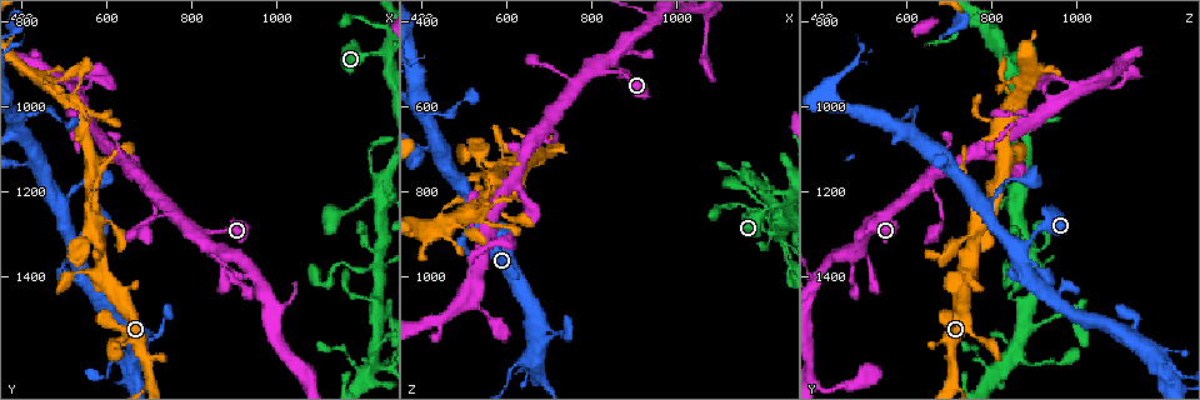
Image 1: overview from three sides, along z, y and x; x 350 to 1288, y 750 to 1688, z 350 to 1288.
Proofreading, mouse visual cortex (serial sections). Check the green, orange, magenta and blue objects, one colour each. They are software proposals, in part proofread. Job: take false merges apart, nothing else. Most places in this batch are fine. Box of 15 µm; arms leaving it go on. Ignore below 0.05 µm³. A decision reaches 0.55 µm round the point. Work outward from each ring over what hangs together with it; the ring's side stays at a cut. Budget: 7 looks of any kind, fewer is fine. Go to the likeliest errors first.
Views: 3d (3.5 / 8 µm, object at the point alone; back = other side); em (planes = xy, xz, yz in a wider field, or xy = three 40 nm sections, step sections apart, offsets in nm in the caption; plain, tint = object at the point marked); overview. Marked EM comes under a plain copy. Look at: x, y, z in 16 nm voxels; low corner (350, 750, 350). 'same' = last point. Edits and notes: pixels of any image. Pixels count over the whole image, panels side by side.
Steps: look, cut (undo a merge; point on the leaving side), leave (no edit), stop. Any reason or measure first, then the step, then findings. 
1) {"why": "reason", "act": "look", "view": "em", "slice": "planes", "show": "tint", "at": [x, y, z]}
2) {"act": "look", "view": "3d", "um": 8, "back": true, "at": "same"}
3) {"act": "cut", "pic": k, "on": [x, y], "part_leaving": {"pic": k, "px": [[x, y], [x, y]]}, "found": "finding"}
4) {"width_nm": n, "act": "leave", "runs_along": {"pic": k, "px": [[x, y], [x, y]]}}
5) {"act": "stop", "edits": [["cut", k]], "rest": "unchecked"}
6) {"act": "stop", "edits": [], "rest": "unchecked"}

{"why": "four or more arms meet", "act": "look", "view": "3d", "um": 8, "at": [1240, 1360, 900]}

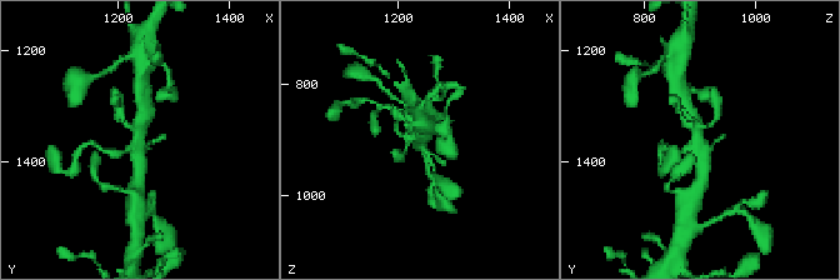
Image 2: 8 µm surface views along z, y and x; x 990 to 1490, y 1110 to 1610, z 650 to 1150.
{"act": "look", "view": "em", "slice": "xy", "step": 5, "show": "tint", "at": [1240, 1360, 895]}

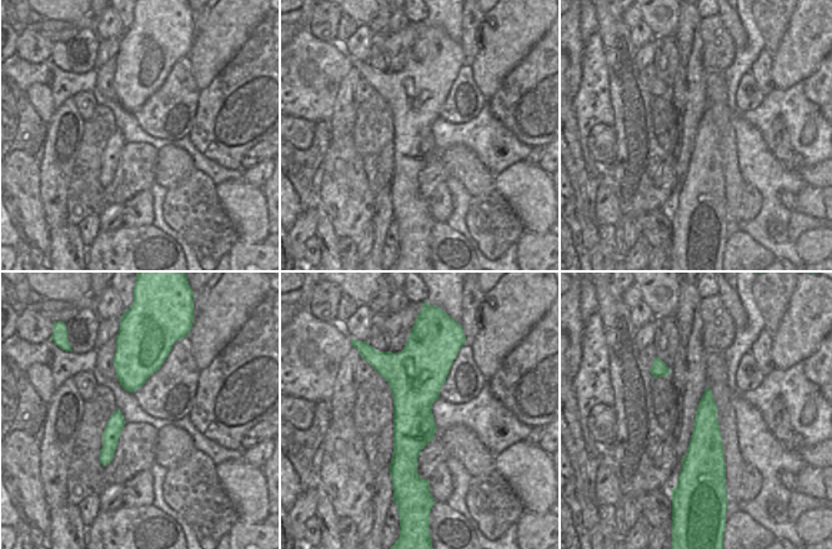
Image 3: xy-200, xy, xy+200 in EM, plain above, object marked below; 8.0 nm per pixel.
{"act": "leave", "runs_along": {"pic": 2, "px": [[686, 106], [704, 146], [703, 174]]}, "found": "one cell here"}

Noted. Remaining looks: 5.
{"why": "small branch off a trunk", "act": "look", "view": "3d", "um": 3.5, "at": [1225, 1560, 860]}

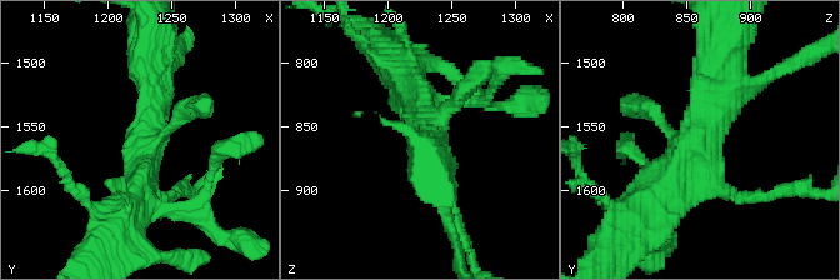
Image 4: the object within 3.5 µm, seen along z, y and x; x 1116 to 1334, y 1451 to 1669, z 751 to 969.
{"act": "look", "view": "em", "slice": "xy", "step": 1, "show": "tint", "at": [1232, 1562, 854]}

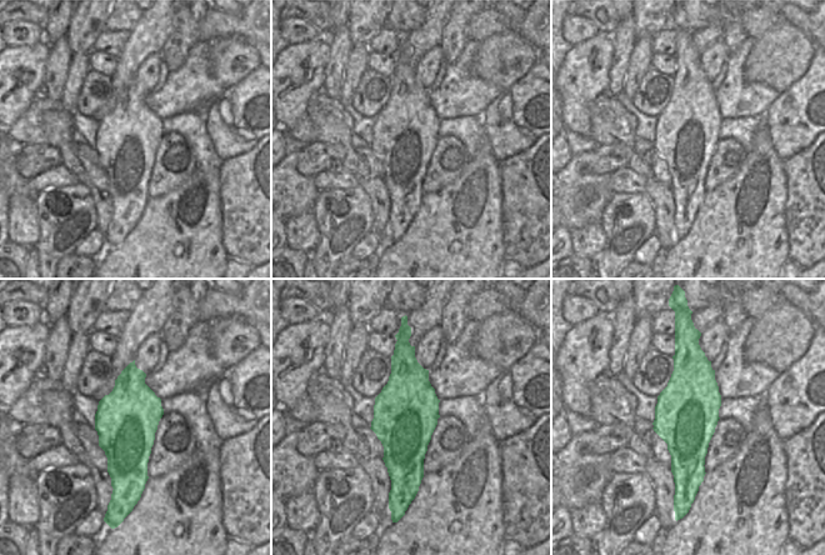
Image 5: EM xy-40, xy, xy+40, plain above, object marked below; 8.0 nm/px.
{"act": "leave", "runs_along": {"pic": 4, "px": [[724, 65], [704, 126], [646, 206]]}, "found": "one cell here"}

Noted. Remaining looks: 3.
{"act": "look", "view": "3d", "um": 3.5, "at": [615, 1600, 1220]}

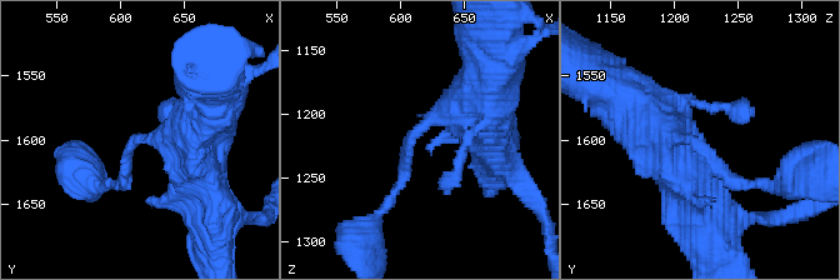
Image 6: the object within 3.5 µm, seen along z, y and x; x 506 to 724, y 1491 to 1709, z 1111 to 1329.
{"act": "look", "view": "em", "slice": "xy", "step": 3, "show": "tint", "at": [610, 1604, 1218]}

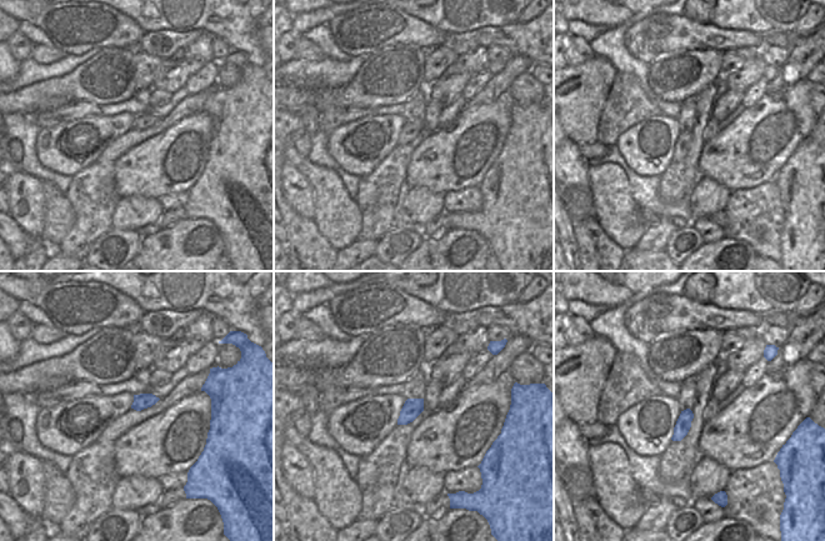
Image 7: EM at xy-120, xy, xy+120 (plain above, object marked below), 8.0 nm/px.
{"arm_widths_nm": [150, 500], "act": "leave", "found": "one cell here"}

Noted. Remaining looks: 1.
{"act": "stop", "edits": [], "rest": "unchecked"}

